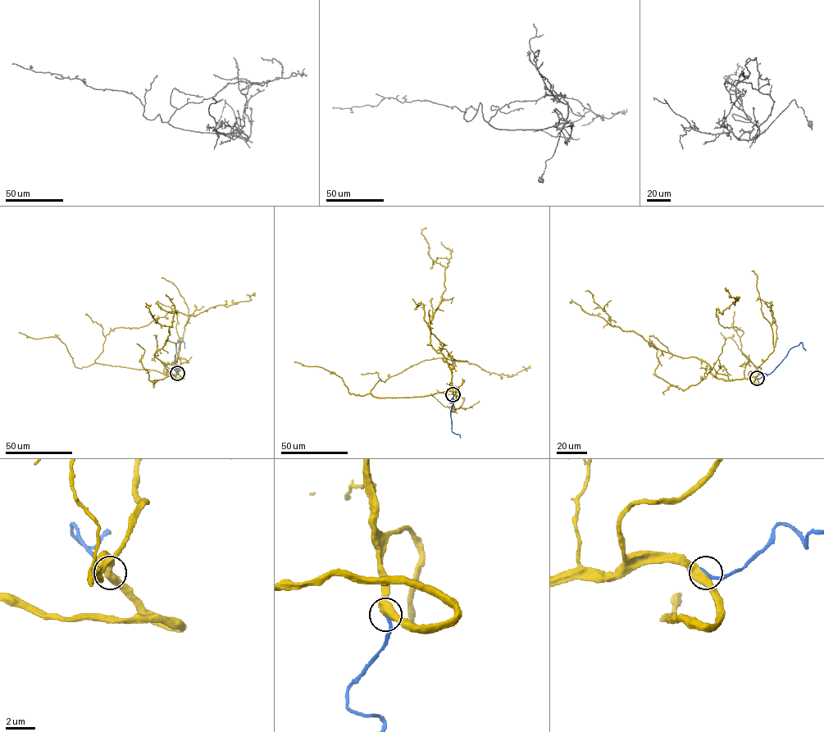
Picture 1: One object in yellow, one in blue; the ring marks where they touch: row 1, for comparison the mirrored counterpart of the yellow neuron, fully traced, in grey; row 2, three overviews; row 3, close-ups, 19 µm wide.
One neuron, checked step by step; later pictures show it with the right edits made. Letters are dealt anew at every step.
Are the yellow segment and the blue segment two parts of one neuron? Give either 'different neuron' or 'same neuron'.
same neuron

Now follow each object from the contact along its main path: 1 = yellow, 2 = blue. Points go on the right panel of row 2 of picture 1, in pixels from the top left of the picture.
1: (757, 378), (753, 383), (761, 369), (742, 353), (744, 332), (724, 327), (716, 315), (735, 302), (728, 292)
2: (757, 378), (771, 373), (789, 351), (801, 343), (805, 350)

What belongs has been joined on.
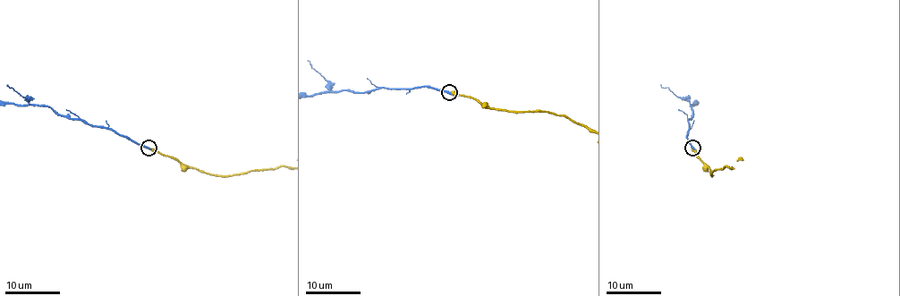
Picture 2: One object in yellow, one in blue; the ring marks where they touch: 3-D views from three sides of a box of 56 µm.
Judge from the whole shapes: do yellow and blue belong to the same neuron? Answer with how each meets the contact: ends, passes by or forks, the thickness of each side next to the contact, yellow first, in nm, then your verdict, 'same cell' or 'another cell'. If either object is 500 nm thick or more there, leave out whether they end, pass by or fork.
yellow ends; blue ends; calibres 320 and 300 nm; same cell

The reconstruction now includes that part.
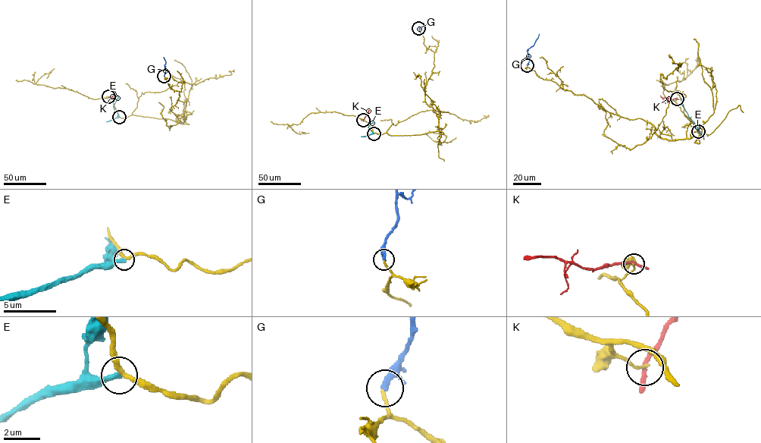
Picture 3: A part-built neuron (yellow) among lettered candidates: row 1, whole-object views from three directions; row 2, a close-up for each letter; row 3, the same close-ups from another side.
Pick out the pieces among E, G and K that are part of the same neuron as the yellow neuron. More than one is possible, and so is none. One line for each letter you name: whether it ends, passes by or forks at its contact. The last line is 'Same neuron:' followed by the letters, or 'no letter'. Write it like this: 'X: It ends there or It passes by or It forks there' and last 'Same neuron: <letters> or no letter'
Same neuron: no letter

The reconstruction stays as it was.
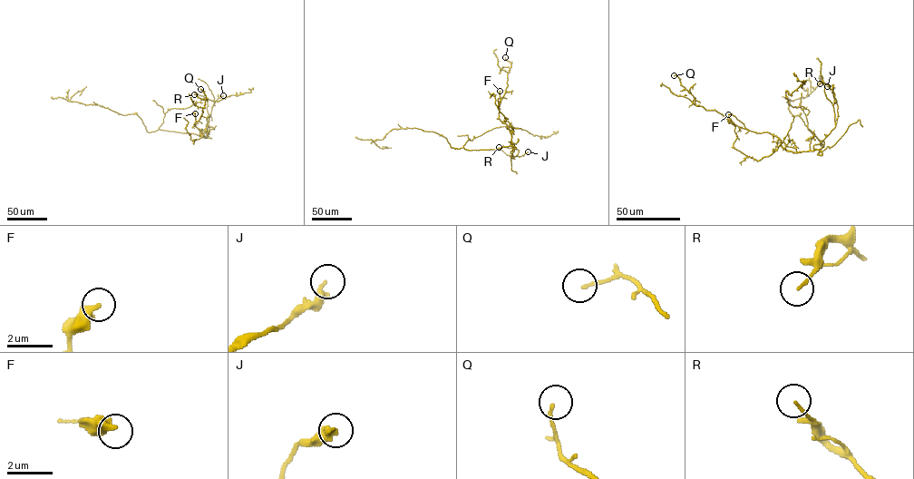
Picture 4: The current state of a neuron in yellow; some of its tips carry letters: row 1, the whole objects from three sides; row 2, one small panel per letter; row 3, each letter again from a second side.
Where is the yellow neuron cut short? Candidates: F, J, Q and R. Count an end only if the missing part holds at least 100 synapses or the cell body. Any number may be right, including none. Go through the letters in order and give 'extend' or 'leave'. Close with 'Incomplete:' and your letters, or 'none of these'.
F: leave
J: leave
Q: leave
R: leave
Incomplete: none of these

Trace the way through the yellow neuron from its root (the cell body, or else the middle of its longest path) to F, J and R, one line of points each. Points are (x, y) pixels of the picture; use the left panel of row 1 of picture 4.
F: (180, 132), (211, 138), (204, 136), (194, 125), (195, 113)
J: (180, 132), (211, 138), (208, 135), (209, 118), (215, 102), (223, 95)
R: (180, 132), (211, 138), (208, 135), (207, 101), (194, 94)

